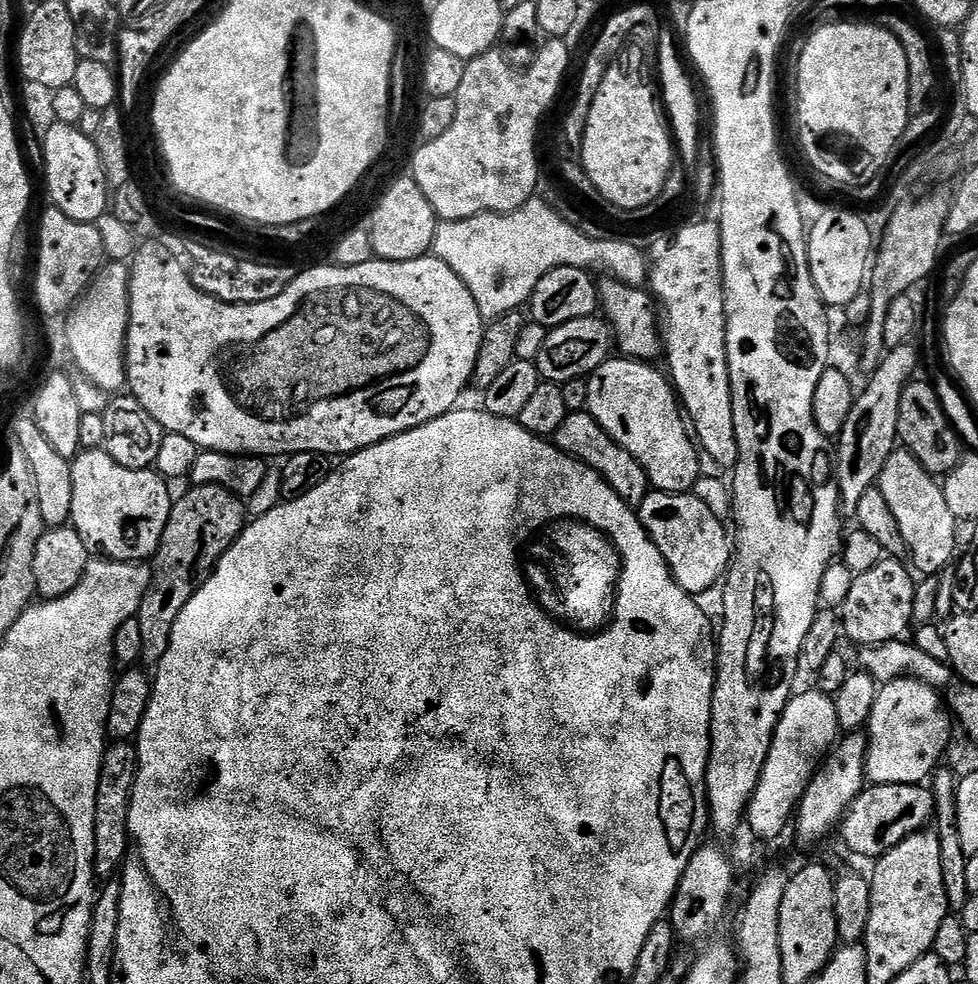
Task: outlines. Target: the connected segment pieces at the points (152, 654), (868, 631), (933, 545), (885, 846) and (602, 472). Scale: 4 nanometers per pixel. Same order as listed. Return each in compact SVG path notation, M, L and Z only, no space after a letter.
M193 485L189 489L173 503L159 548L150 562L150 586L136 615L142 637L139 661L146 668L155 668L160 664L169 649L170 634L178 616L209 579L217 562L244 531L248 520L243 499L224 487Z
M885 558L878 562L878 566L874 566L874 570L861 572L853 579L850 594L846 594L846 602L838 611L843 635L847 639L849 636L856 646L901 639L908 624L913 623L917 581L912 580L913 573L907 567L904 569L900 563L899 559Z
M897 450L890 454L880 475L878 487L898 522L898 530L902 530L905 549L910 556L912 552L911 567L917 573L920 571L919 575L924 578L943 573L951 565L948 563L951 562L952 555L953 560L957 555L958 522L954 514L950 514L950 506L946 506L944 490L937 477L931 476L909 452Z
M872 784L849 806L840 821L838 836L856 856L879 858L915 832L923 832L935 817L935 798L924 784Z
M587 410L568 413L562 426L558 426L554 443L567 456L572 456L590 466L612 487L614 494L618 494L618 498L622 498L622 502L626 502L631 508L639 509L640 503L648 497L650 491L648 475L646 470L642 470L638 458L634 458L634 454L629 454L627 450L622 450L622 446L618 446L618 442L614 442L614 438L610 438L606 430L602 430L602 426L598 426L596 419Z

